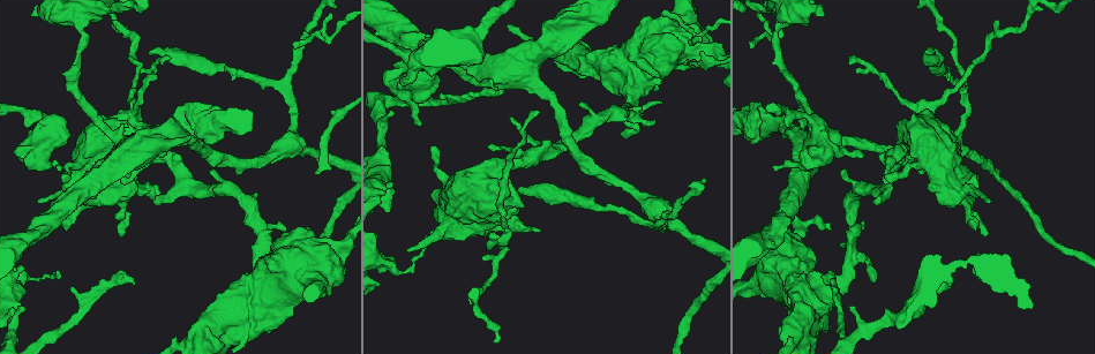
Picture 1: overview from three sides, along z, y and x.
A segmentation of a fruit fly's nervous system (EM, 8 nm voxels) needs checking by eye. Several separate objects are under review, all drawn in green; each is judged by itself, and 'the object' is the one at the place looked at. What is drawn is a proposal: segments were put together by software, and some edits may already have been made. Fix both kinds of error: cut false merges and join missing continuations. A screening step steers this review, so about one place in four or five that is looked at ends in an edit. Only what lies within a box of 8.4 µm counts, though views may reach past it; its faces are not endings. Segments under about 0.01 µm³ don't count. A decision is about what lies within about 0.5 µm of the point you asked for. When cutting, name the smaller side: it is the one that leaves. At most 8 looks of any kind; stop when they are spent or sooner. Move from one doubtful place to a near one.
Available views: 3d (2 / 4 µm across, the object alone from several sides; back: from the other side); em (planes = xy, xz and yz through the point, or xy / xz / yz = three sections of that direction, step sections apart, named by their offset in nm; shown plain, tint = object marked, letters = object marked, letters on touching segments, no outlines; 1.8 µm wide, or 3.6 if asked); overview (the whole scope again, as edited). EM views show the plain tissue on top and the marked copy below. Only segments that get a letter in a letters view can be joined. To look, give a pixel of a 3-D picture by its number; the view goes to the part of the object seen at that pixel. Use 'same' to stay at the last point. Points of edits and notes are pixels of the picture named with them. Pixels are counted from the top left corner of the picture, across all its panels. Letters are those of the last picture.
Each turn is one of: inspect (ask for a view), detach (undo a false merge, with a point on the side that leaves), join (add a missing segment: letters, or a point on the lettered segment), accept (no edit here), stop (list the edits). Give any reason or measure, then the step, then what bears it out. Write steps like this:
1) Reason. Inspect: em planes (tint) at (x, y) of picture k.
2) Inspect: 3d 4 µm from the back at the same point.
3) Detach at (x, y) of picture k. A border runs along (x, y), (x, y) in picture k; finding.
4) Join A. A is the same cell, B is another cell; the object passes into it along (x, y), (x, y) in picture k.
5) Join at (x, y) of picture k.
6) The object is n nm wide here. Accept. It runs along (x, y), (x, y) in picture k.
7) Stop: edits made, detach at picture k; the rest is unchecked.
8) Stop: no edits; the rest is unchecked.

Branch point. Inspect: 3d 4 µm at (773, 123) of picture 1.

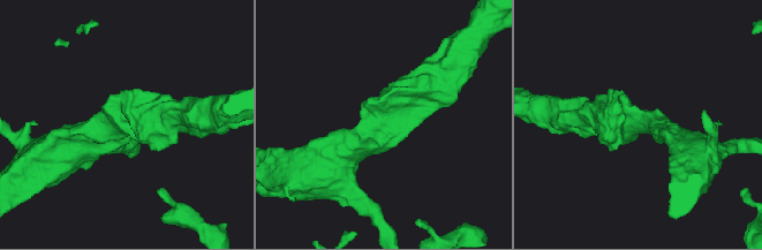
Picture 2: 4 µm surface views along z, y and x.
Now the EM. Inspect: em yz step 16 (letters) at (381, 119) of picture 2.

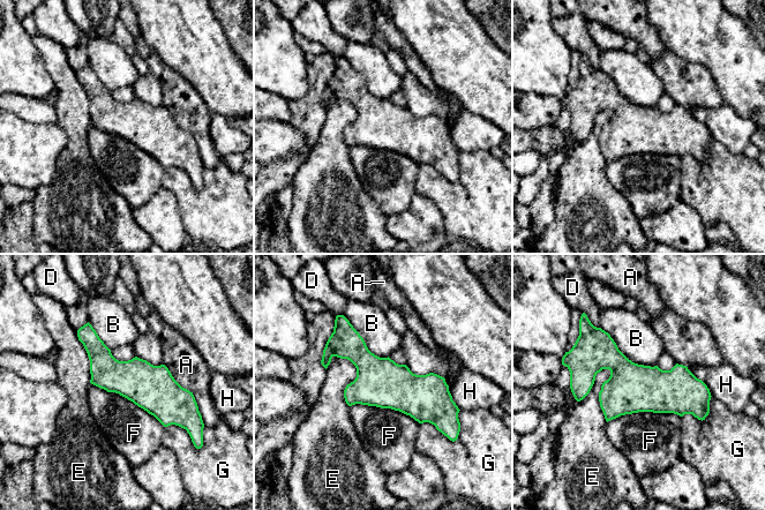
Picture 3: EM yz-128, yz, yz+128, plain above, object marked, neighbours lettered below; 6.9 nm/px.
The longest contact is with F, 600 nm. Accept. A, B, D, E, F, G and H are other cells; a border runs along (90, 382), (132, 400), (164, 427) in picture 3; one cell here.

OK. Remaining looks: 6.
Stops while still wide. Inspect: 3d 4 µm at (821, 16) of picture 1.

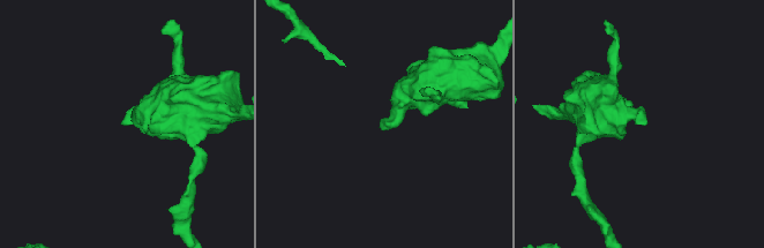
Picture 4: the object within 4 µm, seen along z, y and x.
Inspect: em planes (letters) at (646, 123) of picture 4.

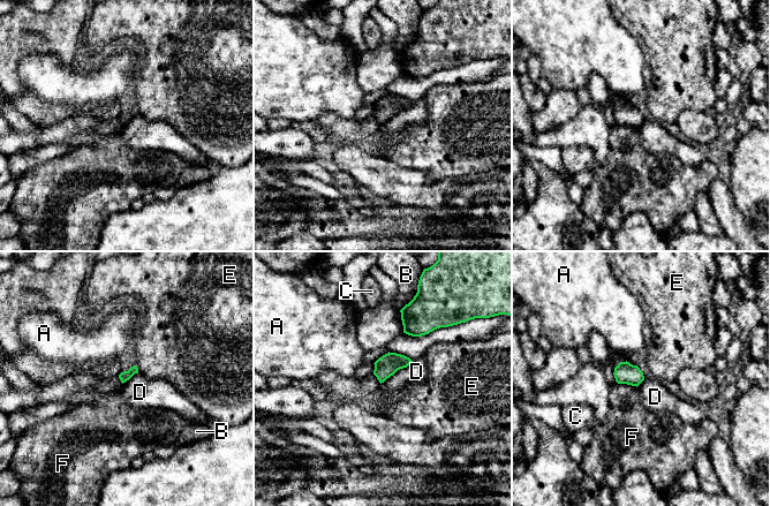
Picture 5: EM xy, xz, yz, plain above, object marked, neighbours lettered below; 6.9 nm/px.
Accept. A, B, C, D, E and F are other cells; a border runs along (413, 361), (380, 384) in picture 5; no lettered segment goes on from it.

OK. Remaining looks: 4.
Thick end. Inspect: em xz step 4 (tint) at (926, 52) of picture 1.

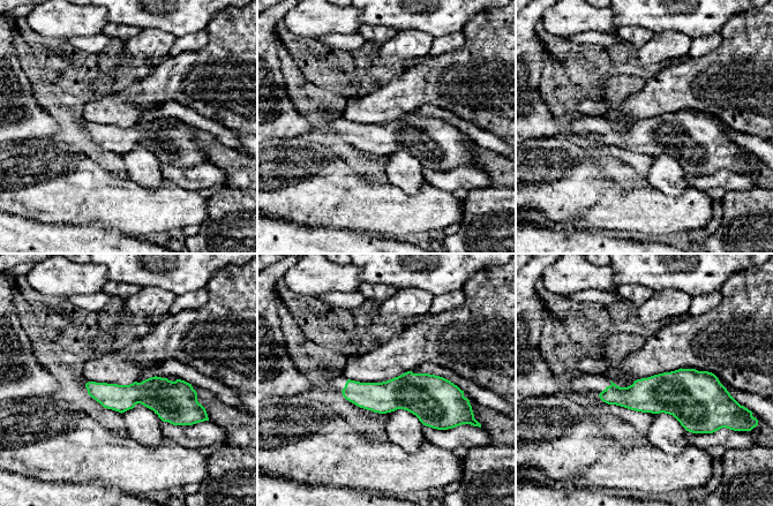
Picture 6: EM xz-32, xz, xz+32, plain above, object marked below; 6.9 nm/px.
Cut it another way. Inspect: em planes (letters) at the same point.

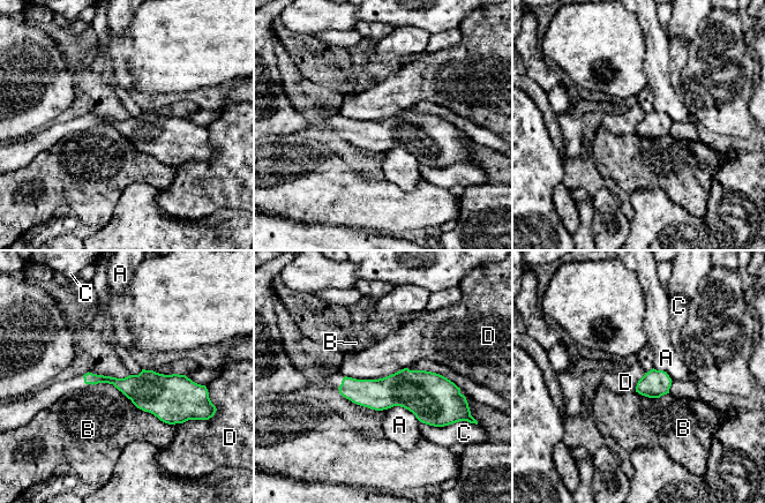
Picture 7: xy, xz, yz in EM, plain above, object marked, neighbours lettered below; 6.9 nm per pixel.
The longest contact is with B, 650 nm. Accept. A, B, C and D are other cells; no lettered segment goes on from it.

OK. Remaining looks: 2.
Stop: no edits; the rest is unchecked.

